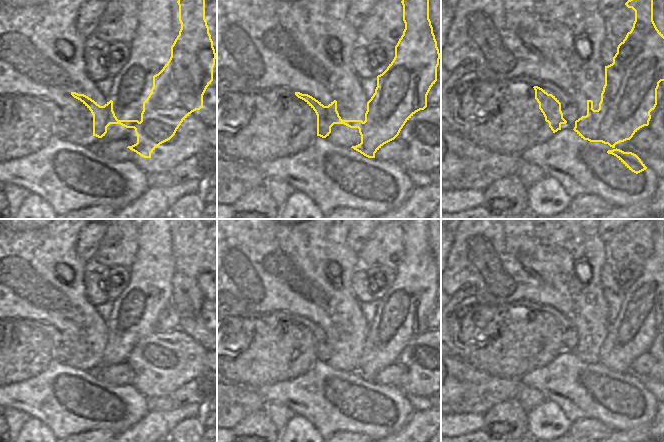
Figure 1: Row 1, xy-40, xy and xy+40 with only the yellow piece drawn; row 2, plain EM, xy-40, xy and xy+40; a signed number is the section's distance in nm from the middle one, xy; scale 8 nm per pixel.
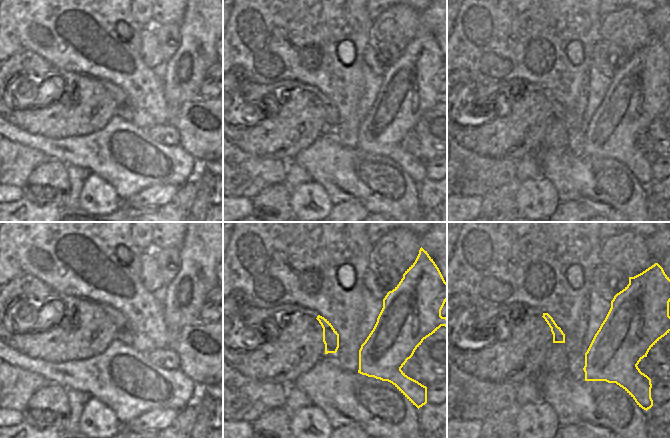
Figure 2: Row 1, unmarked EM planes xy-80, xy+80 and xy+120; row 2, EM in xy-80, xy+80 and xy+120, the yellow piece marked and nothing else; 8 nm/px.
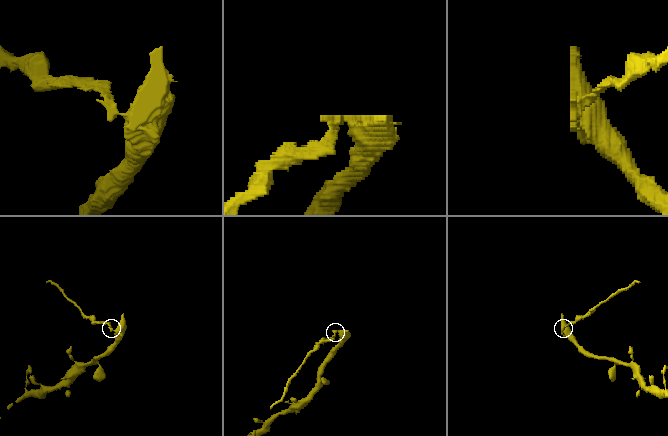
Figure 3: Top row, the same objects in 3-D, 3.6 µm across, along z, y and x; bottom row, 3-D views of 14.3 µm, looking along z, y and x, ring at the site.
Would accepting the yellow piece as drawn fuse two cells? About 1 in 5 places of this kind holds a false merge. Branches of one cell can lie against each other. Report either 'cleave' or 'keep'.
cleave

